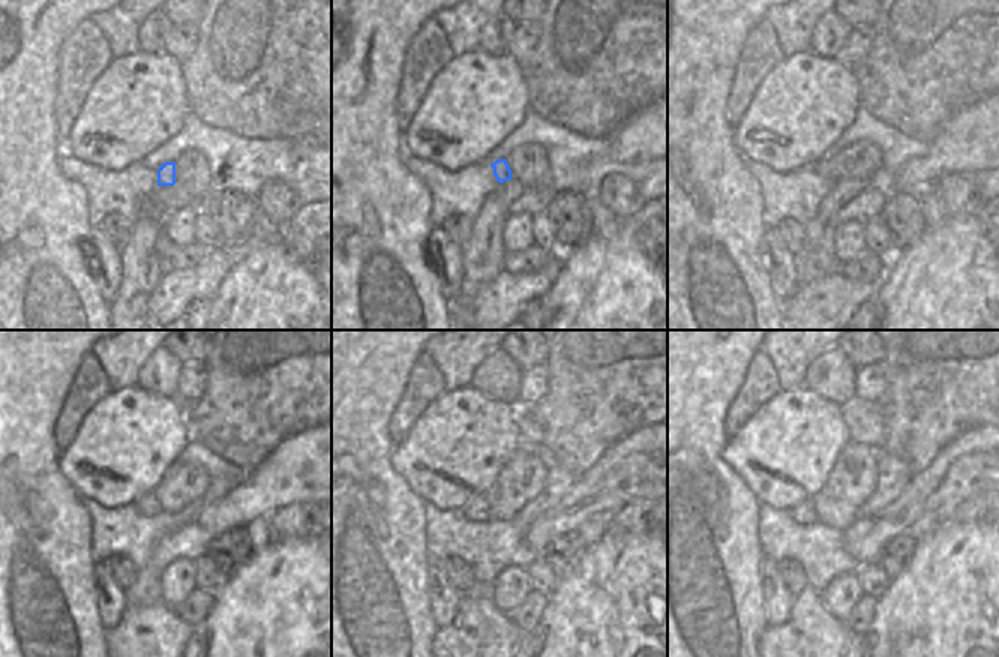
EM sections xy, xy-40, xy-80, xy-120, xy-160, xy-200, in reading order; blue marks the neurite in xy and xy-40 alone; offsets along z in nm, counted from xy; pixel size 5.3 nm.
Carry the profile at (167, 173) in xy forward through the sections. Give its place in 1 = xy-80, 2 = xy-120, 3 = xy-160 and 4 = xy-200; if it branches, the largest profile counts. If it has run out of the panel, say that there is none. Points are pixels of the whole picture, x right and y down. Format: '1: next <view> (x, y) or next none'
1: next xy-80 (825, 167)
2: next xy-120 (147, 504)
3: next xy-160 (477, 510)
4: next xy-200 (804, 513)

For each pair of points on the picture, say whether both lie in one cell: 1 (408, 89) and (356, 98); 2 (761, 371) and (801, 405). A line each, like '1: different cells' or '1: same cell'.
1: different cells
2: different cells

